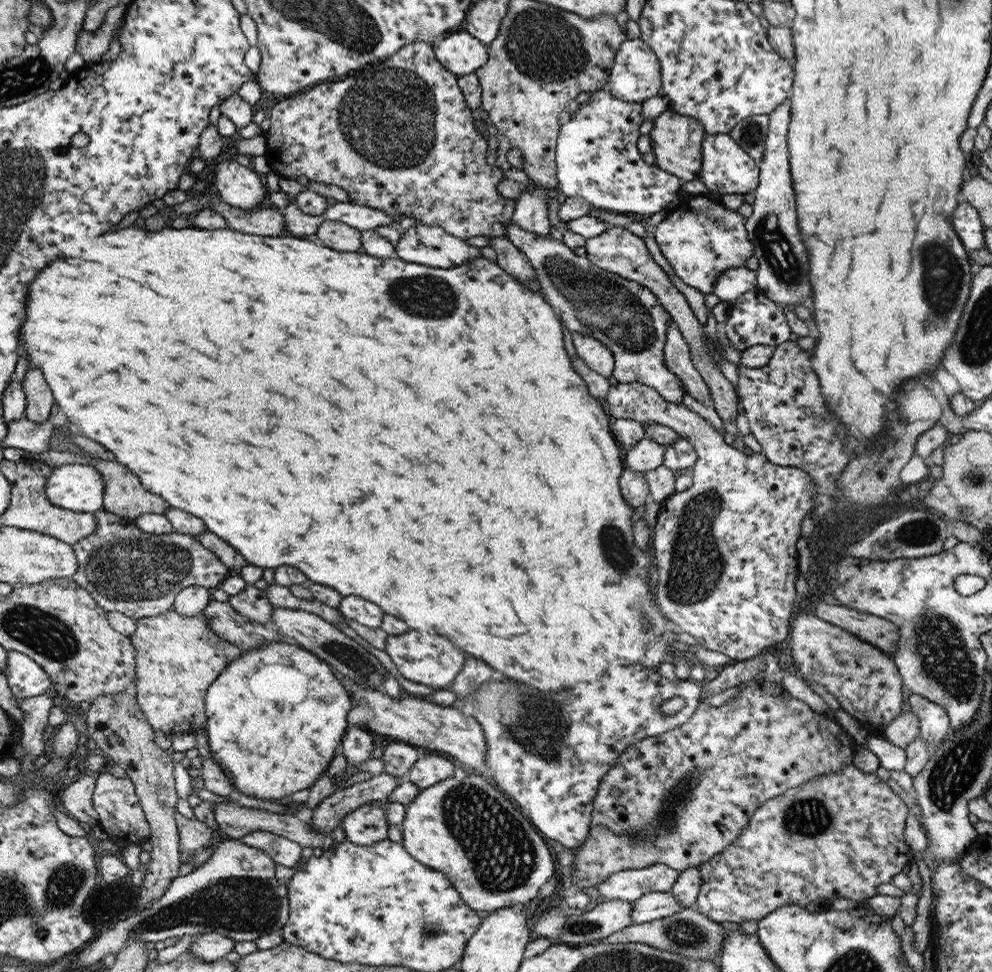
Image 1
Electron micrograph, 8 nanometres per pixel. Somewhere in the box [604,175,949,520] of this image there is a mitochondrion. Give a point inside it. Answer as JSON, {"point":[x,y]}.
{"point":[780,255]}

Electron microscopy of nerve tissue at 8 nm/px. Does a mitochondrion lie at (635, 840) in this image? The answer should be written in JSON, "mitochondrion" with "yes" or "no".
{"mitochondrion":"yes"}

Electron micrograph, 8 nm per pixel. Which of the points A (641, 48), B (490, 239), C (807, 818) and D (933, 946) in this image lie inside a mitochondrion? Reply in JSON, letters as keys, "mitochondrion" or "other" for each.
{"A":"other","B":"other","C":"mitochondrion","D":"other"}

